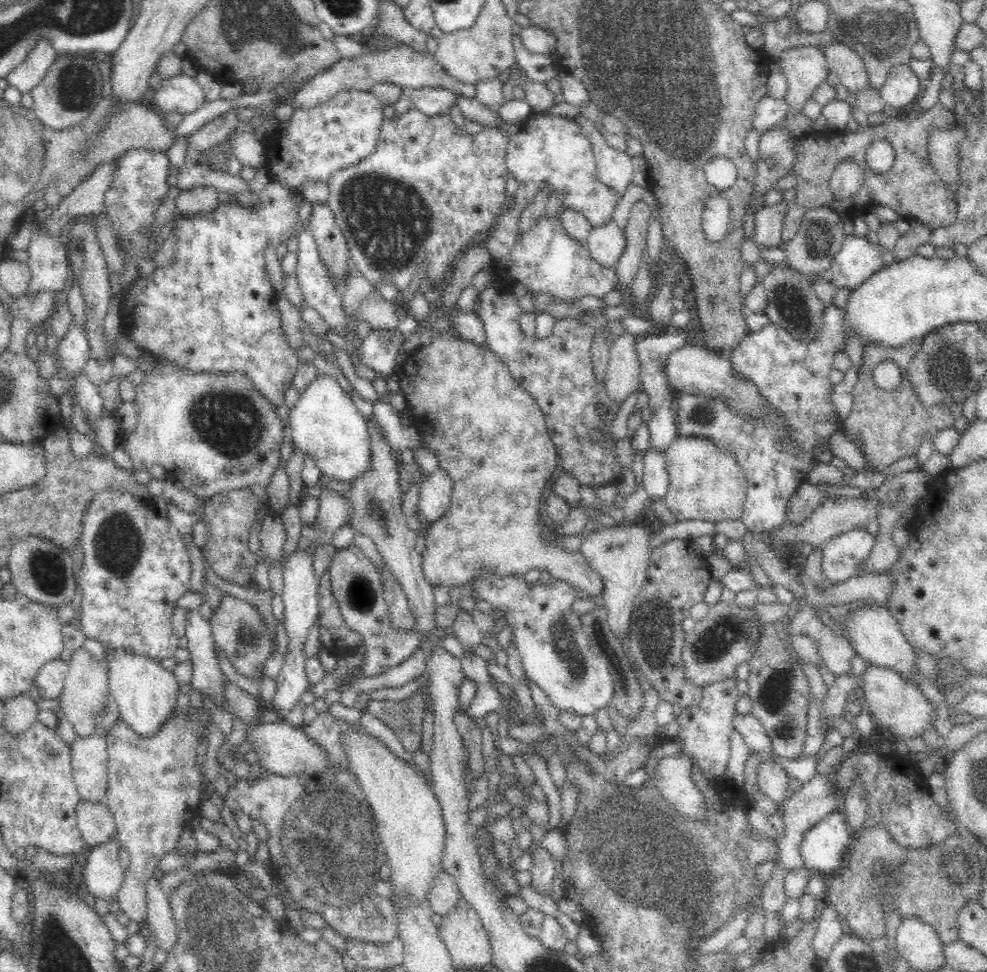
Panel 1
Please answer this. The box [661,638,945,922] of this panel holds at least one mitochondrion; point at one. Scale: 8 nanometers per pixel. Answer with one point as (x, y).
(776, 691)

